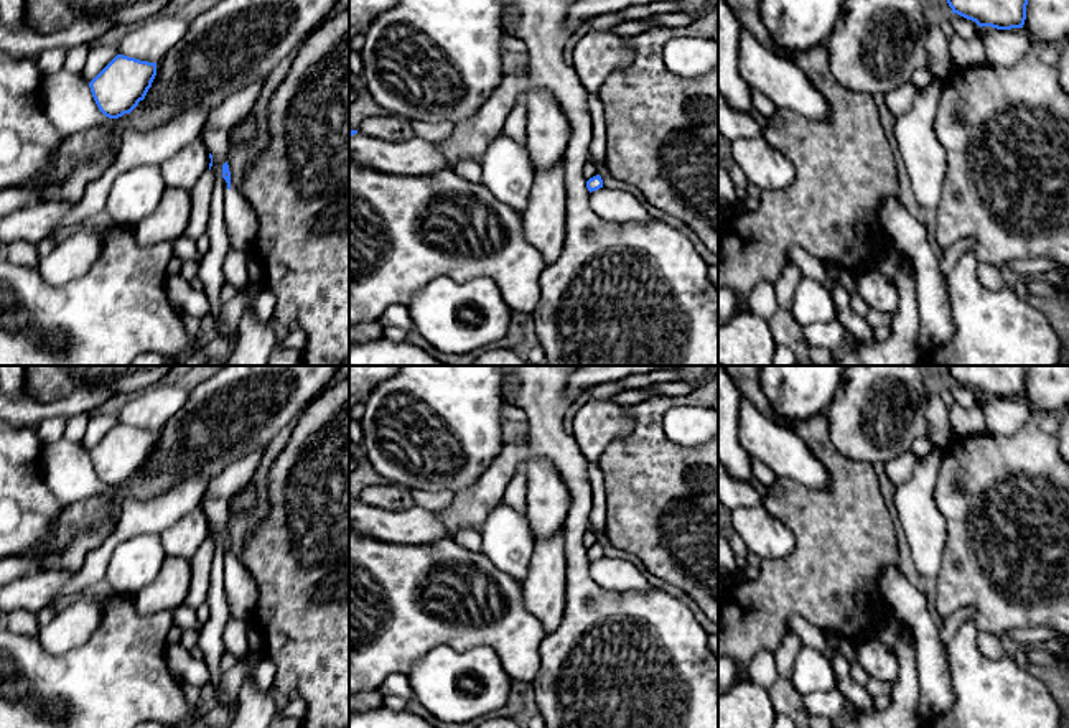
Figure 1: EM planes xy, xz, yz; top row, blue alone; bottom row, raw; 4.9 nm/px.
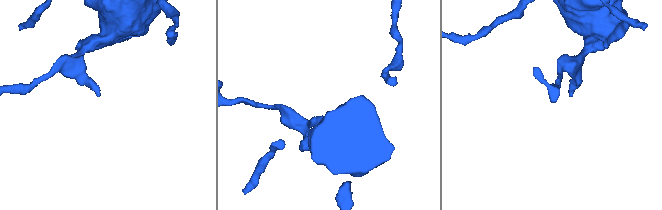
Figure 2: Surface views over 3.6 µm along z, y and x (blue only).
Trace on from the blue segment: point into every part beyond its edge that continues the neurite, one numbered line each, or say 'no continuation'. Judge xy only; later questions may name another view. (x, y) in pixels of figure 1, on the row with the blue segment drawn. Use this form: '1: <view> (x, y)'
1: xy (241, 223)

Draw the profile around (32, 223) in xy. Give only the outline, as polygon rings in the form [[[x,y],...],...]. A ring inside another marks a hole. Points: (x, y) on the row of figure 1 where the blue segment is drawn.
[[[41,199],[23,206],[0,219],[0,245],[16,240],[38,244],[69,214],[76,204],[69,201]]]

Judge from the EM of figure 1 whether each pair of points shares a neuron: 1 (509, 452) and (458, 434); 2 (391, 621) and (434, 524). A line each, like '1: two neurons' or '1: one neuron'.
1: two neurons
2: two neurons

